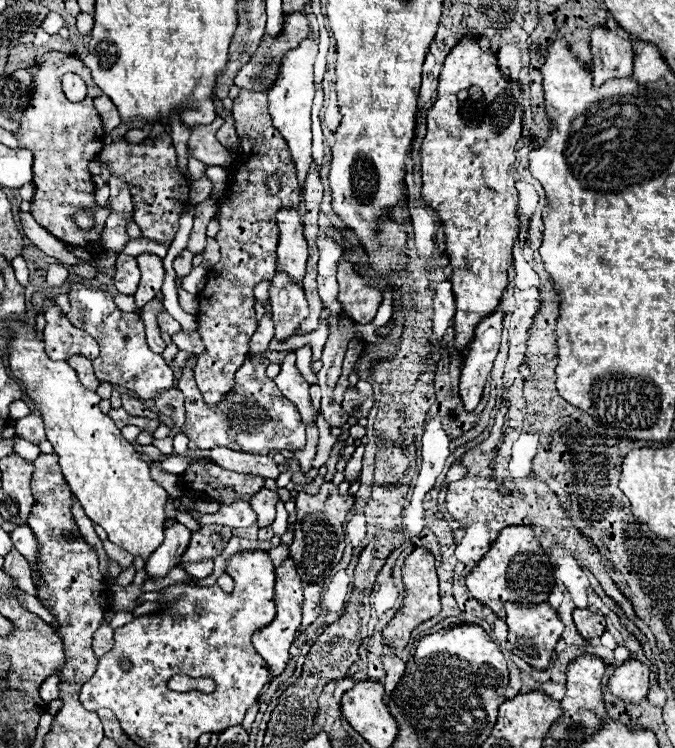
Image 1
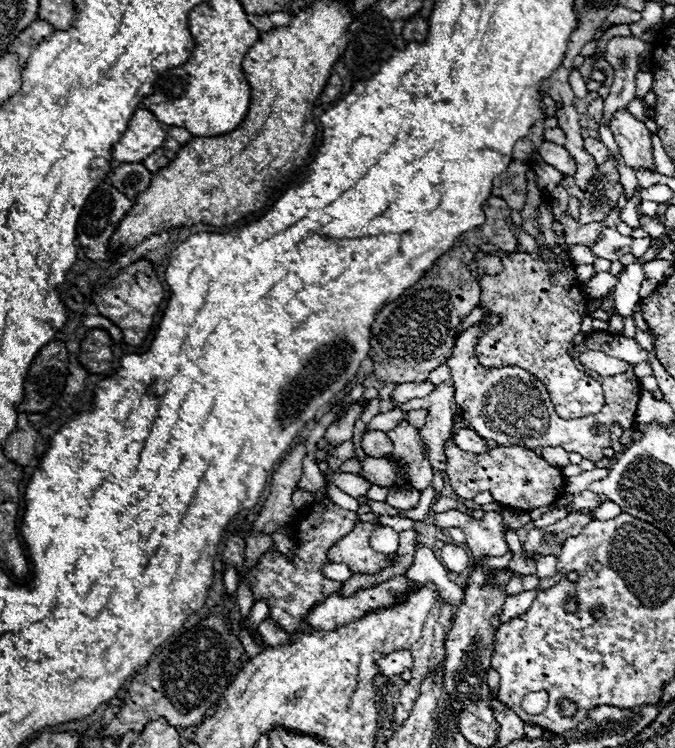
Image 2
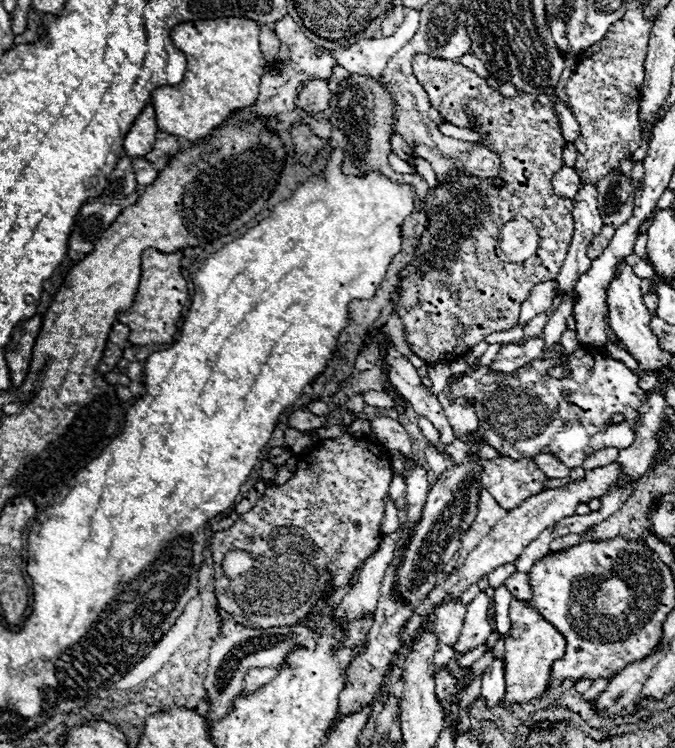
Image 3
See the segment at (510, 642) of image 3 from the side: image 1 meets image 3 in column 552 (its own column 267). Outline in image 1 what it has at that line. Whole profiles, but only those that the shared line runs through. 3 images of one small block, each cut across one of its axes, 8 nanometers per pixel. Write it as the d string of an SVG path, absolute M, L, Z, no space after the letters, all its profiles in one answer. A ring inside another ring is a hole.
M286 558L276 568L276 594L274 594L274 600L276 600L276 618L274 618L274 622L268 624L266 628L262 628L260 632L256 632L252 636L252 642L254 642L256 652L270 666L270 678L276 678L276 676L280 676L284 672L284 668L288 664L290 644L294 642L296 628L302 622L302 580L300 580L300 574L296 570L294 558Z

